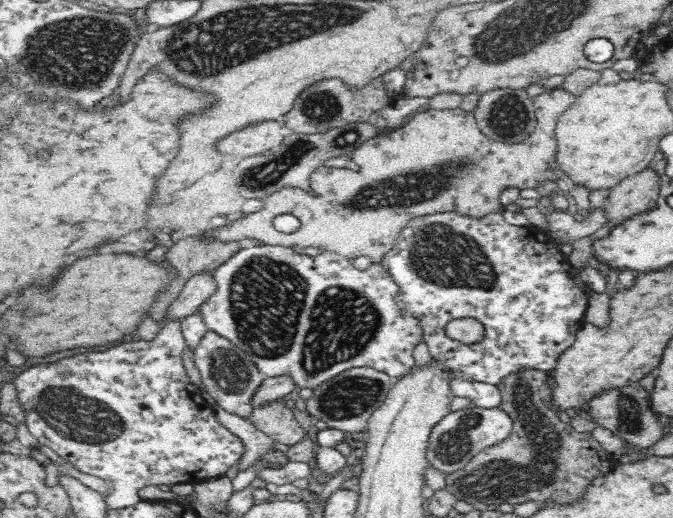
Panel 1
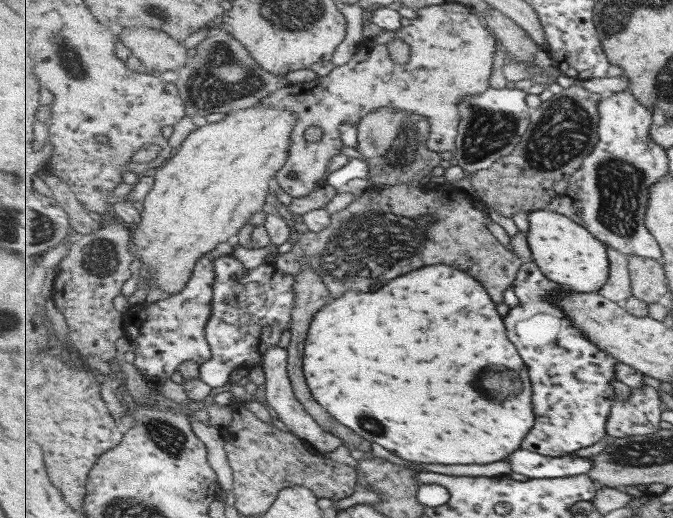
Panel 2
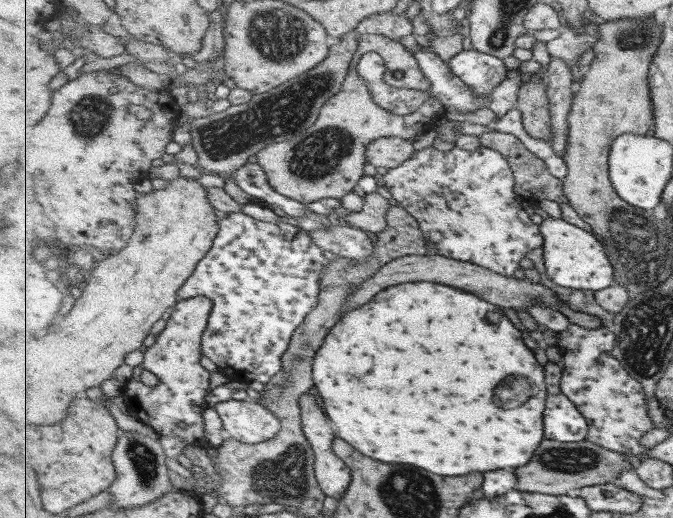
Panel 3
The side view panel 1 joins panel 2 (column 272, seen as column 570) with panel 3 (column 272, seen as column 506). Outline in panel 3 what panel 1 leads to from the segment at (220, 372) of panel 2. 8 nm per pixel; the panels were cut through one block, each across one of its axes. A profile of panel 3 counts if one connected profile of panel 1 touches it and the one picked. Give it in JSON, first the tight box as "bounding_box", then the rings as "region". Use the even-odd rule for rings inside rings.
{"bounding_box":[177,212,331,385],"region":[[[231,212],[226,214],[225,218],[219,219],[219,234],[213,240],[211,250],[205,254],[205,258],[199,260],[199,264],[195,266],[195,272],[179,288],[177,295],[183,300],[193,298],[194,296],[206,296],[214,302],[210,321],[208,322],[206,333],[203,334],[202,338],[202,351],[206,357],[216,364],[218,370],[223,375],[226,375],[233,381],[249,382],[256,380],[264,385],[277,376],[278,372],[282,369],[282,356],[287,352],[295,332],[306,320],[307,315],[321,303],[322,286],[320,280],[322,279],[324,270],[327,270],[327,266],[331,264],[331,261],[323,256],[323,251],[325,251],[323,248],[314,243],[314,239],[311,238],[311,232],[305,231],[301,226],[297,227],[289,223],[283,223],[283,221],[279,221],[279,223],[264,222],[256,220],[252,216],[243,214],[242,212]]]}

